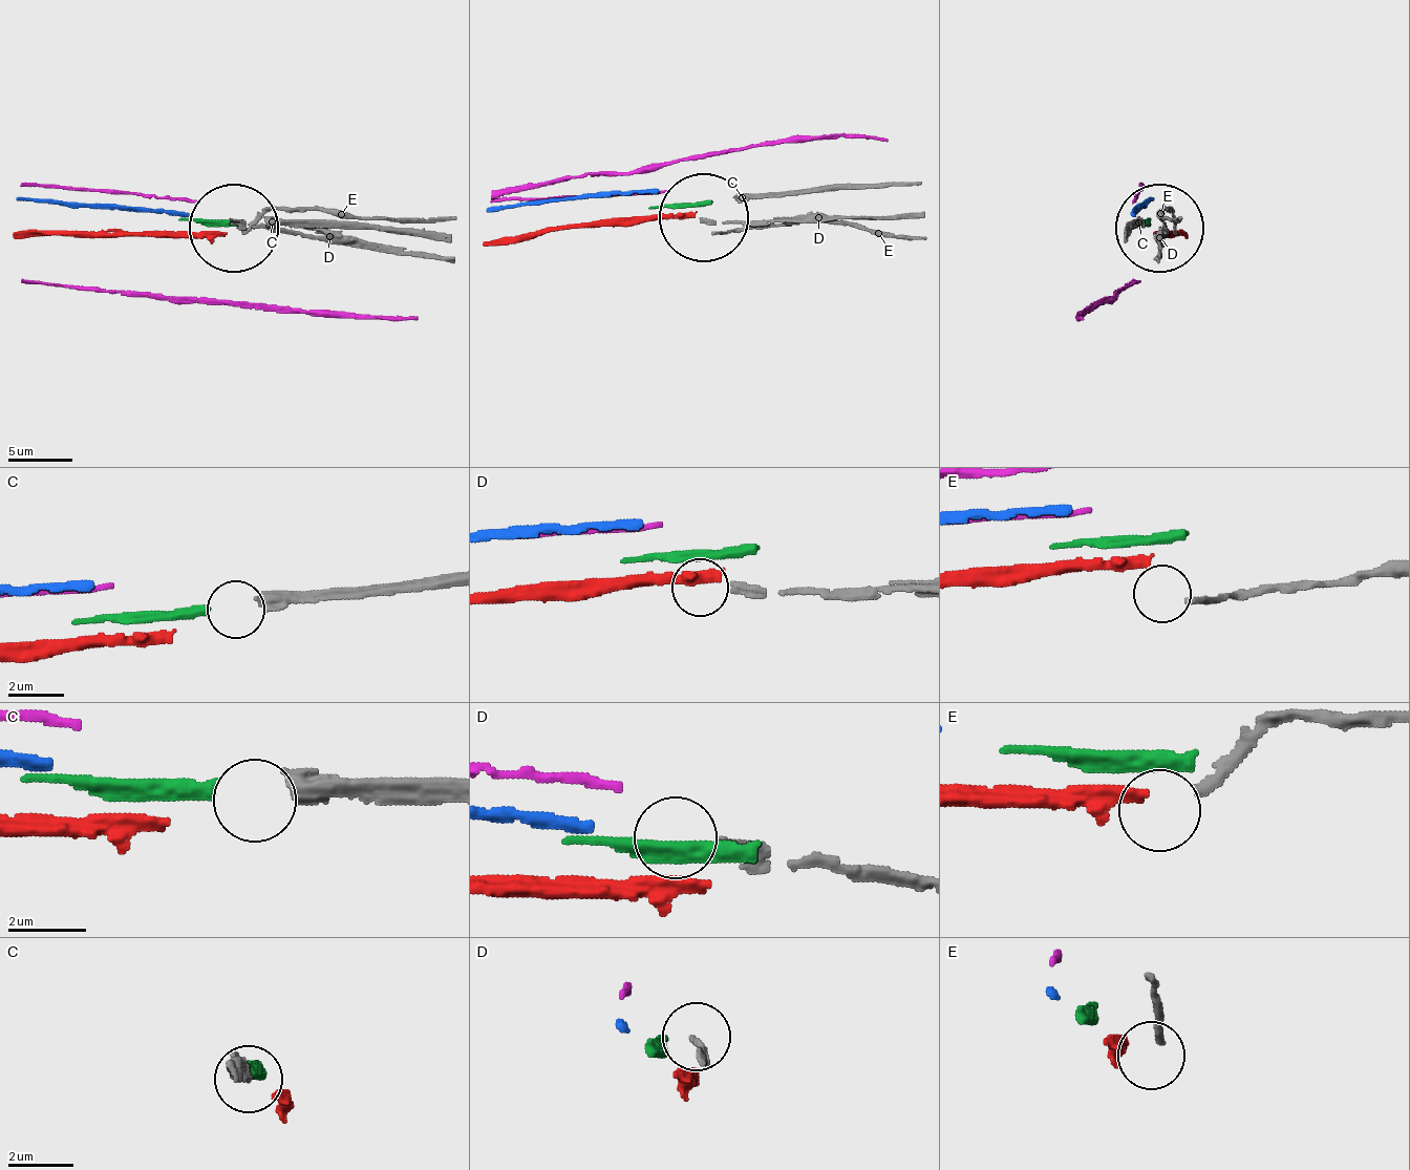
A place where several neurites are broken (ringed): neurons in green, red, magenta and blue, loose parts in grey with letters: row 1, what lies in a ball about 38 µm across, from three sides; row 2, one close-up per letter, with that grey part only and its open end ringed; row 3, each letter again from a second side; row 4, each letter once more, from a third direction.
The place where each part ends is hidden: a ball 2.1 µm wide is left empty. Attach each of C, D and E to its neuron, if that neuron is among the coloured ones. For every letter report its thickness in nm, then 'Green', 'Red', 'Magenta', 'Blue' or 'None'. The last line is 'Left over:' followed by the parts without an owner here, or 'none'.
C: Thickness 550 nm. Green
D: Thickness 240 nm. None
E: Thickness 280 nm. None
Left over: D, E

